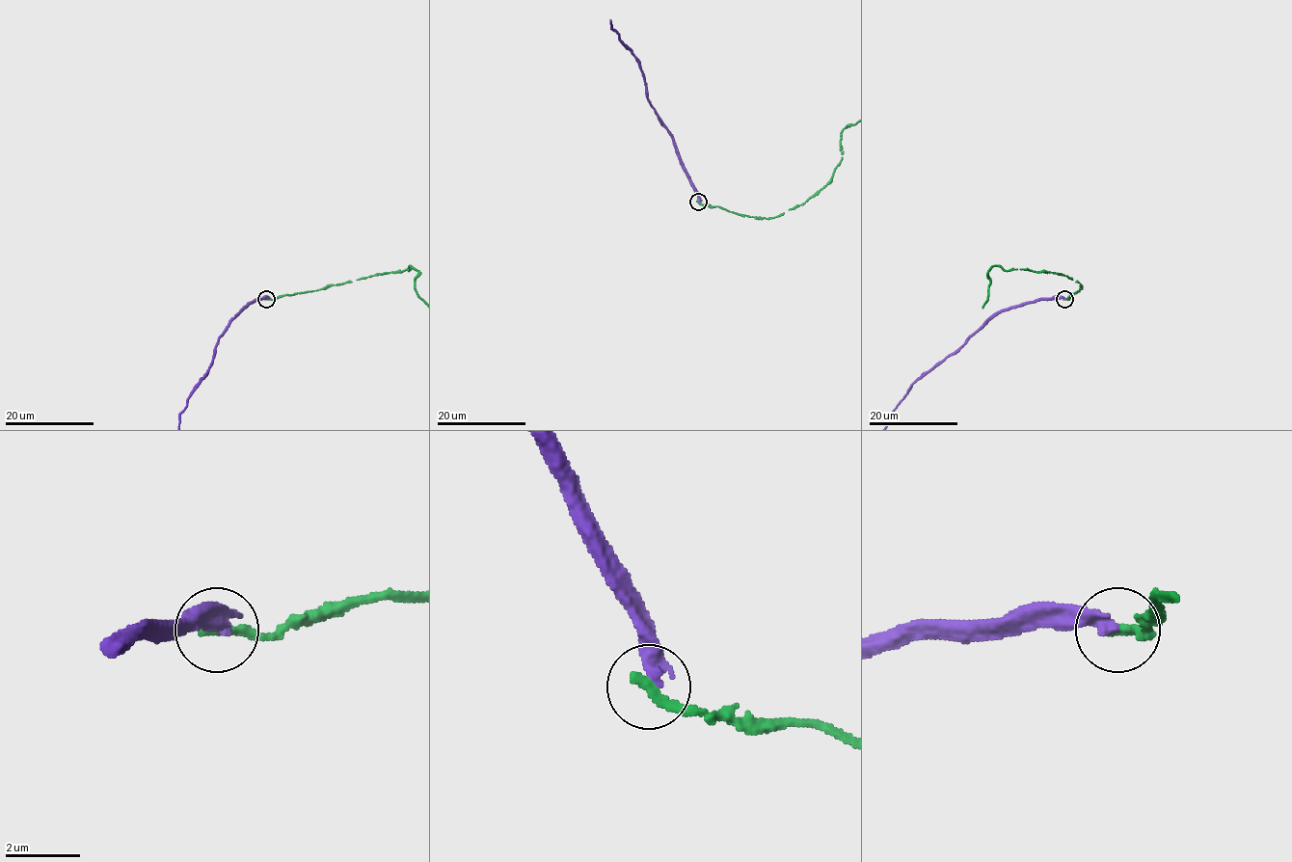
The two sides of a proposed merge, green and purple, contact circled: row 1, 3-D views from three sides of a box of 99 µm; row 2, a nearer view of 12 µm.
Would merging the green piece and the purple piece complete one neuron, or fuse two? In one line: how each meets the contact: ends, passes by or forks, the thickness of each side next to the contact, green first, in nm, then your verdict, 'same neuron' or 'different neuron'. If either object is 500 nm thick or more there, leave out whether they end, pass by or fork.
green ends there; purple ends there; 320 nm thick on the green side, 400 nm on the other; different neuron

